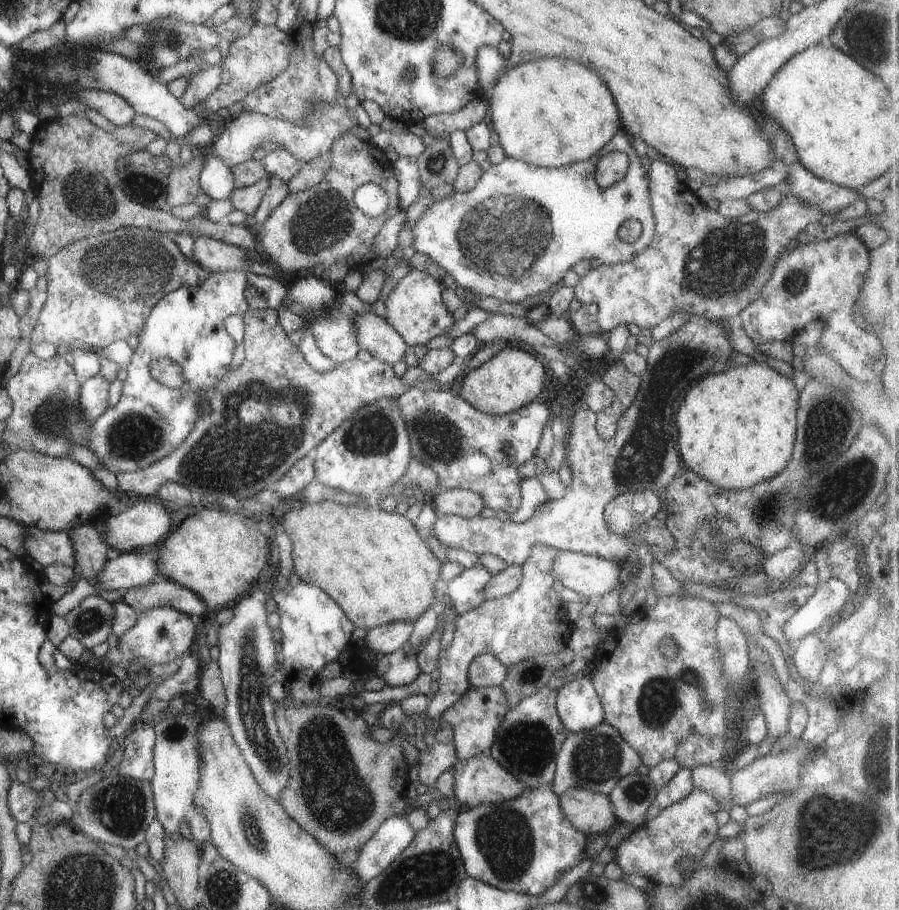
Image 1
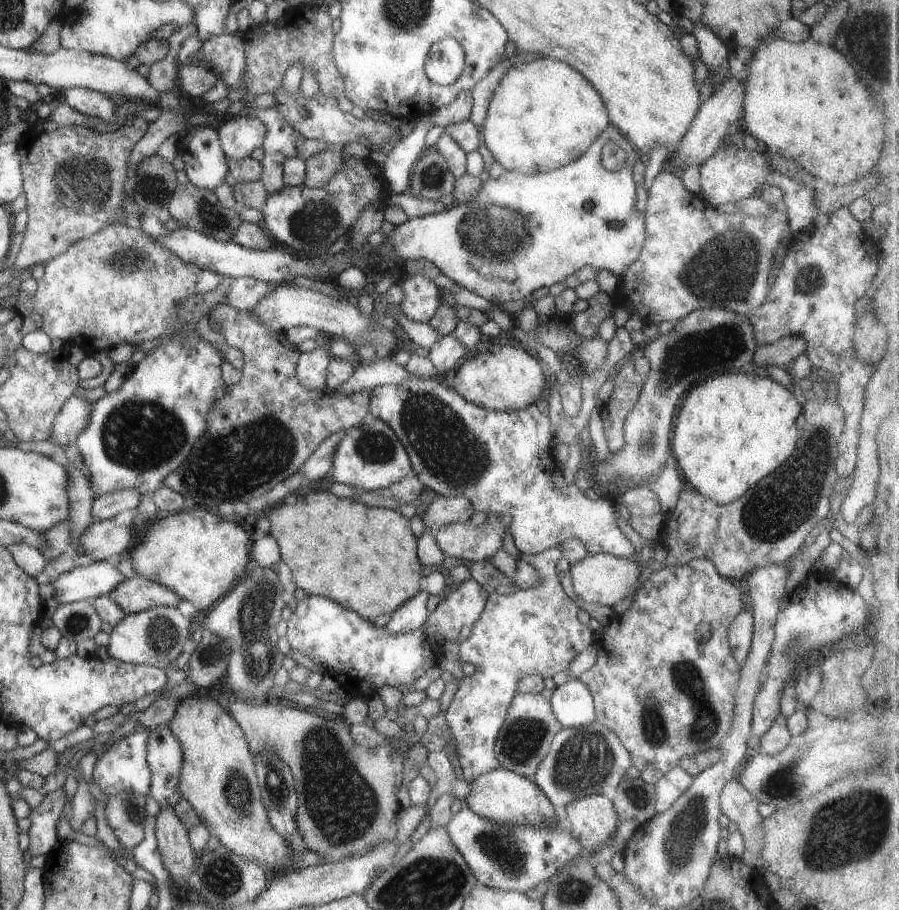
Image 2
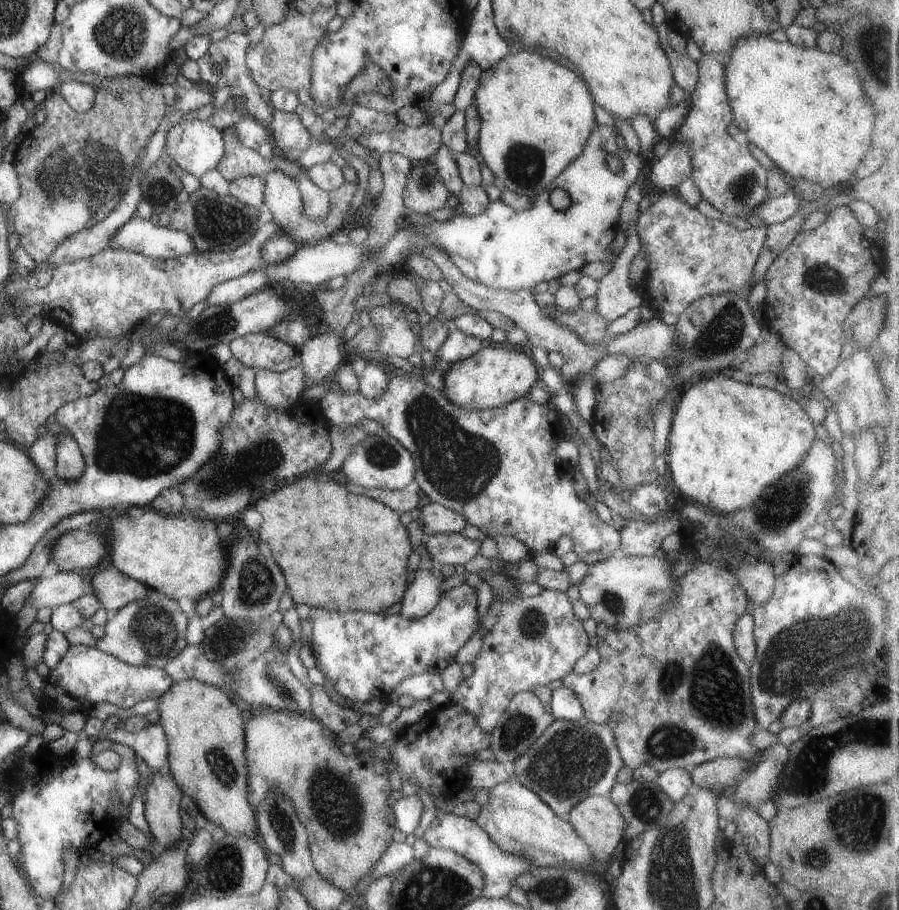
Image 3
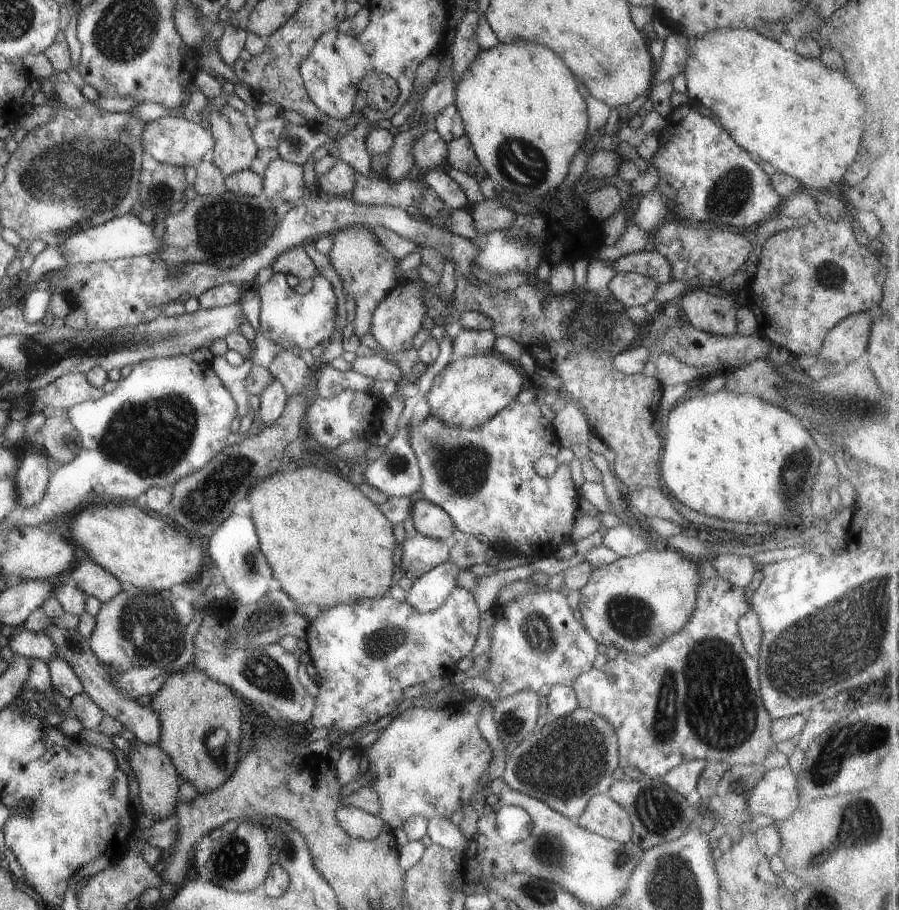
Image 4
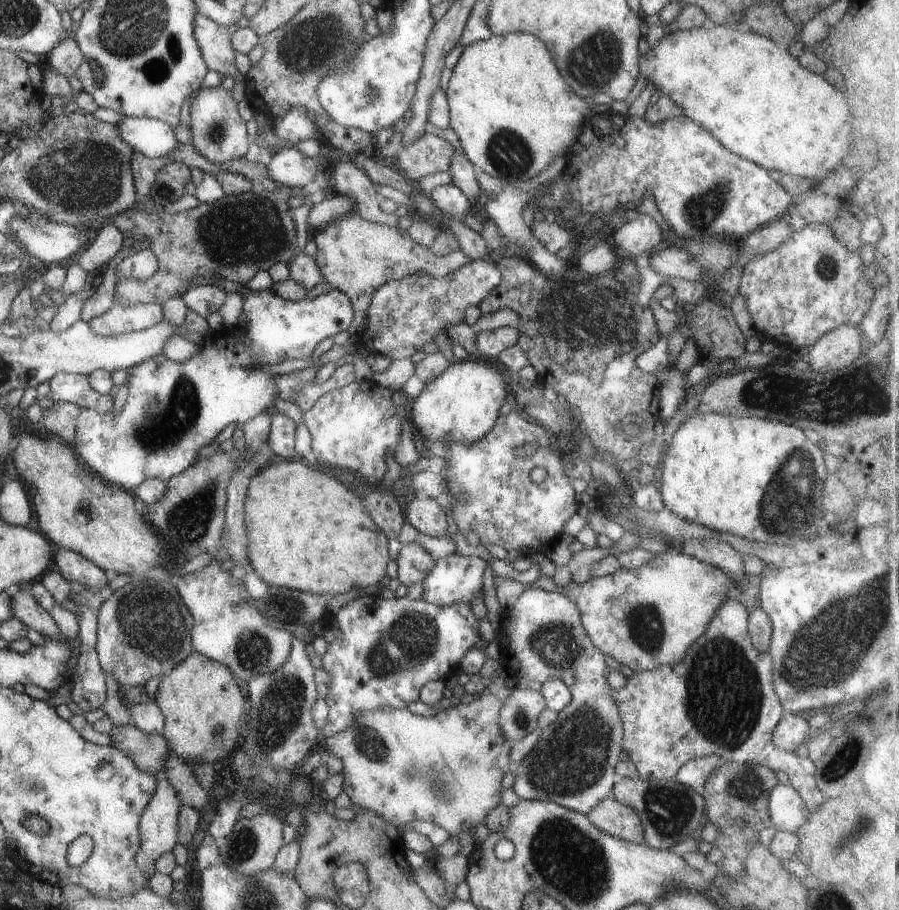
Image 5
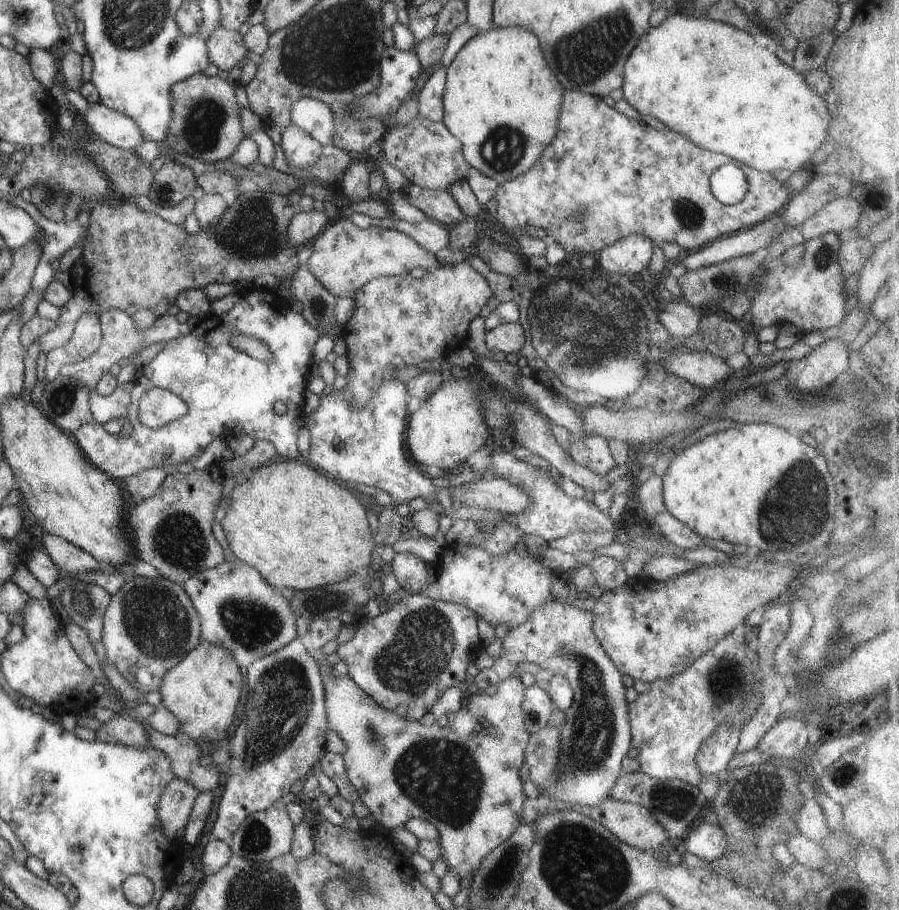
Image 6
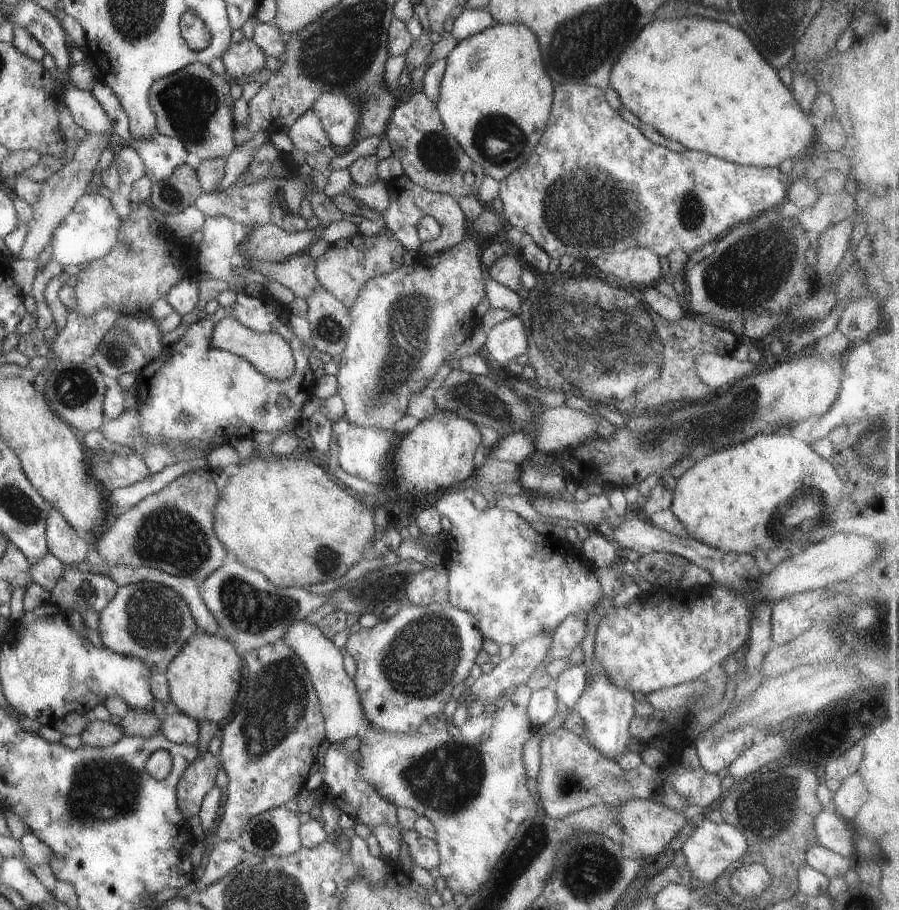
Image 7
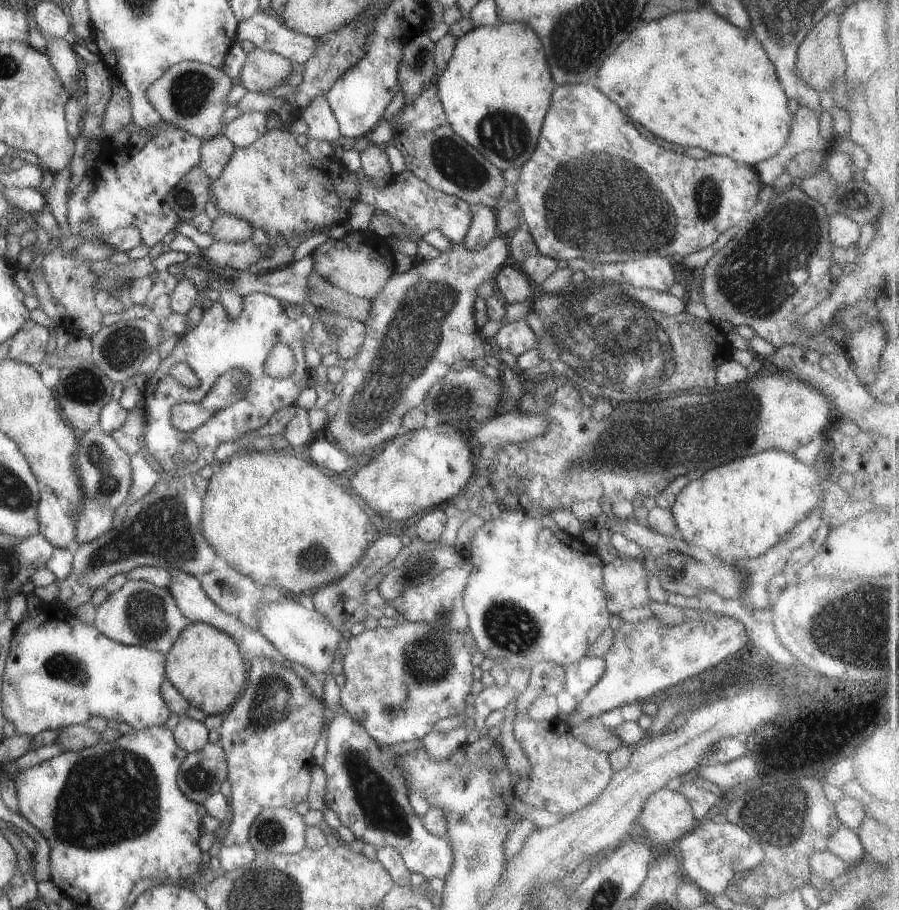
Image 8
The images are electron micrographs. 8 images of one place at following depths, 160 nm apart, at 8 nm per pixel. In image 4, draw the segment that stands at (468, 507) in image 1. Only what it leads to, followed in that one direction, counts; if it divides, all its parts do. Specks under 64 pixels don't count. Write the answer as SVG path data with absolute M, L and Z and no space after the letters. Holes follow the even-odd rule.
M425 499L417 500L411 504L410 516L419 535L449 540L455 530L449 516L436 504Z

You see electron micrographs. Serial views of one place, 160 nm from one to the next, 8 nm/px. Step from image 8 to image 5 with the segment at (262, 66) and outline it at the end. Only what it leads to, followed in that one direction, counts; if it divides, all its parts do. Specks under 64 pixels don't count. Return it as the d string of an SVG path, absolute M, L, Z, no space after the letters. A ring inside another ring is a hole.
M198 12L194 16L193 26L193 34L206 69L214 70L221 78L231 76L233 79L237 74L233 62L235 51L230 43L230 34L225 27Z

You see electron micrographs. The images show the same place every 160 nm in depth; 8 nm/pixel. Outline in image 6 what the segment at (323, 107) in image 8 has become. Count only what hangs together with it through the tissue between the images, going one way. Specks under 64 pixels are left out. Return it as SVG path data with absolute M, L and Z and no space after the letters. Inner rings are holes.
M289 125L281 130L279 146L285 162L293 168L307 168L319 156L322 145L300 128Z

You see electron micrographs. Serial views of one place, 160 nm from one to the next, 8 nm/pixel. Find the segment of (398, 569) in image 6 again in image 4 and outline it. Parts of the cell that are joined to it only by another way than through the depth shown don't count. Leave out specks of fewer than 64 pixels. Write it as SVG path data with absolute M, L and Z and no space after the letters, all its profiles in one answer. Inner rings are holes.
M417 534L406 538L399 544L399 569L404 571L405 578L413 582L420 574L431 570L448 558L450 541L429 538Z

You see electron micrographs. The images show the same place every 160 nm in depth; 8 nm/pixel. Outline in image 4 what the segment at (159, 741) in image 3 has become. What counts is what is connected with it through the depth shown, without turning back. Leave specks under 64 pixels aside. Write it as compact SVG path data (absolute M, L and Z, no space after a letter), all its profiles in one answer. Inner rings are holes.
M49 623L42 631L51 639L56 655L61 657L77 675L82 682L82 691L104 712L105 715L118 720L124 728L131 731L135 742L157 743L160 733L159 719L157 713L150 705L139 705L136 700L130 699L119 690L111 680L108 672L100 665L97 657L89 648L88 638L82 637L76 630L58 628Z

